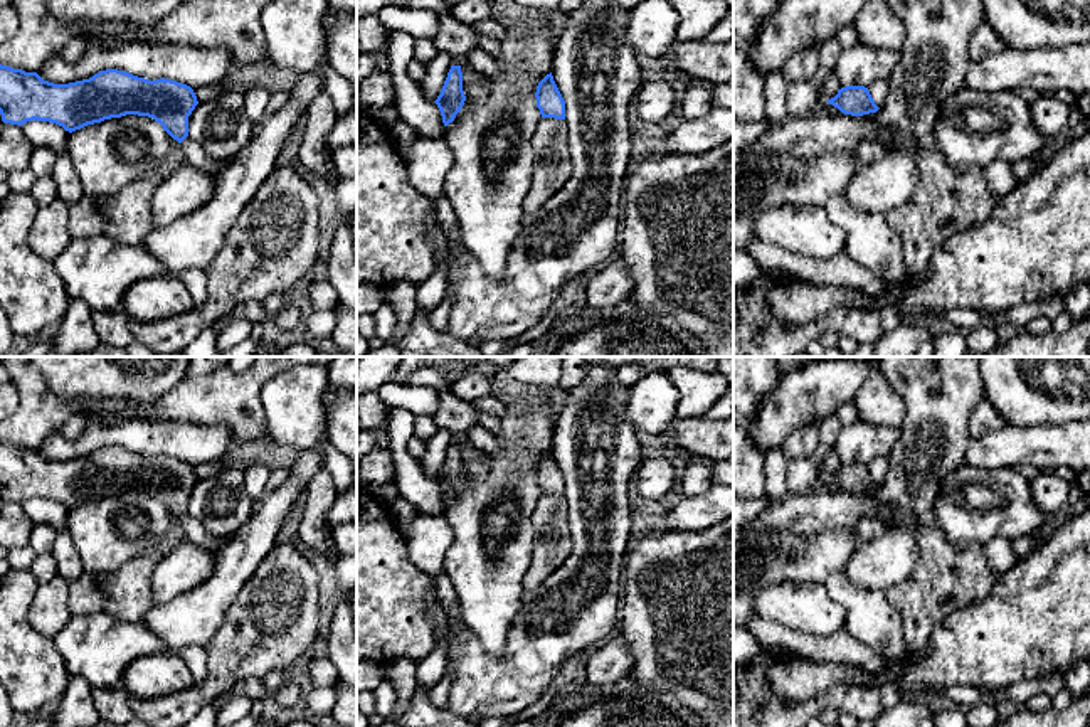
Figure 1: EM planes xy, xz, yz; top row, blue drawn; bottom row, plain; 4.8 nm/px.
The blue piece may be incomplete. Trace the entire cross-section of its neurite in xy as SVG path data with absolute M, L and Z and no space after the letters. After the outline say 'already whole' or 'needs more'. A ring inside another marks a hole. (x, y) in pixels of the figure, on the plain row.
M0 441L0 491L3 500L49 498L72 510L111 495L153 495L180 520L185 539L215 550L225 539L210 537L188 515L188 493L198 481L193 466L172 456L150 458L118 446L89 456L54 461L37 449Z; needs more

